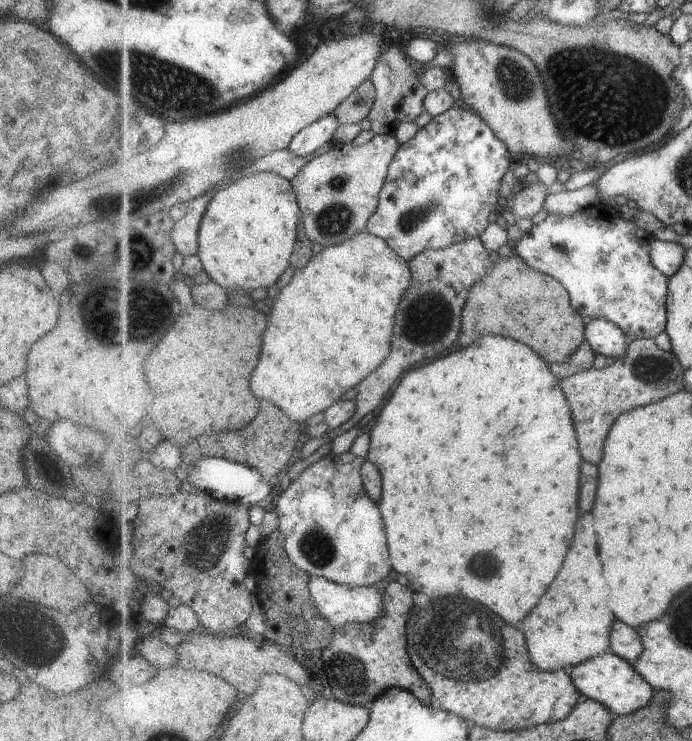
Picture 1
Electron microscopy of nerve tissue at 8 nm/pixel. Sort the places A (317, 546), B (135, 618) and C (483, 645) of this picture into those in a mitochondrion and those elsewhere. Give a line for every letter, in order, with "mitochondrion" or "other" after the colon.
A: mitochondrion
B: other
C: mitochondrion

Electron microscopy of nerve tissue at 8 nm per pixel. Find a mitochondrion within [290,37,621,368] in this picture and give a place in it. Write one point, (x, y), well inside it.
(519, 85)

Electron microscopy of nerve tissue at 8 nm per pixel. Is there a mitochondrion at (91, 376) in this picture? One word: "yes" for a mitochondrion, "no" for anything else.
no

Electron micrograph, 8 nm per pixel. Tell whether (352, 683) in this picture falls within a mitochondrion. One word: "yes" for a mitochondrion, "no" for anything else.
no

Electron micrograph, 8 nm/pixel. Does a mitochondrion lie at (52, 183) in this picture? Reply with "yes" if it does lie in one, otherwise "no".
no

